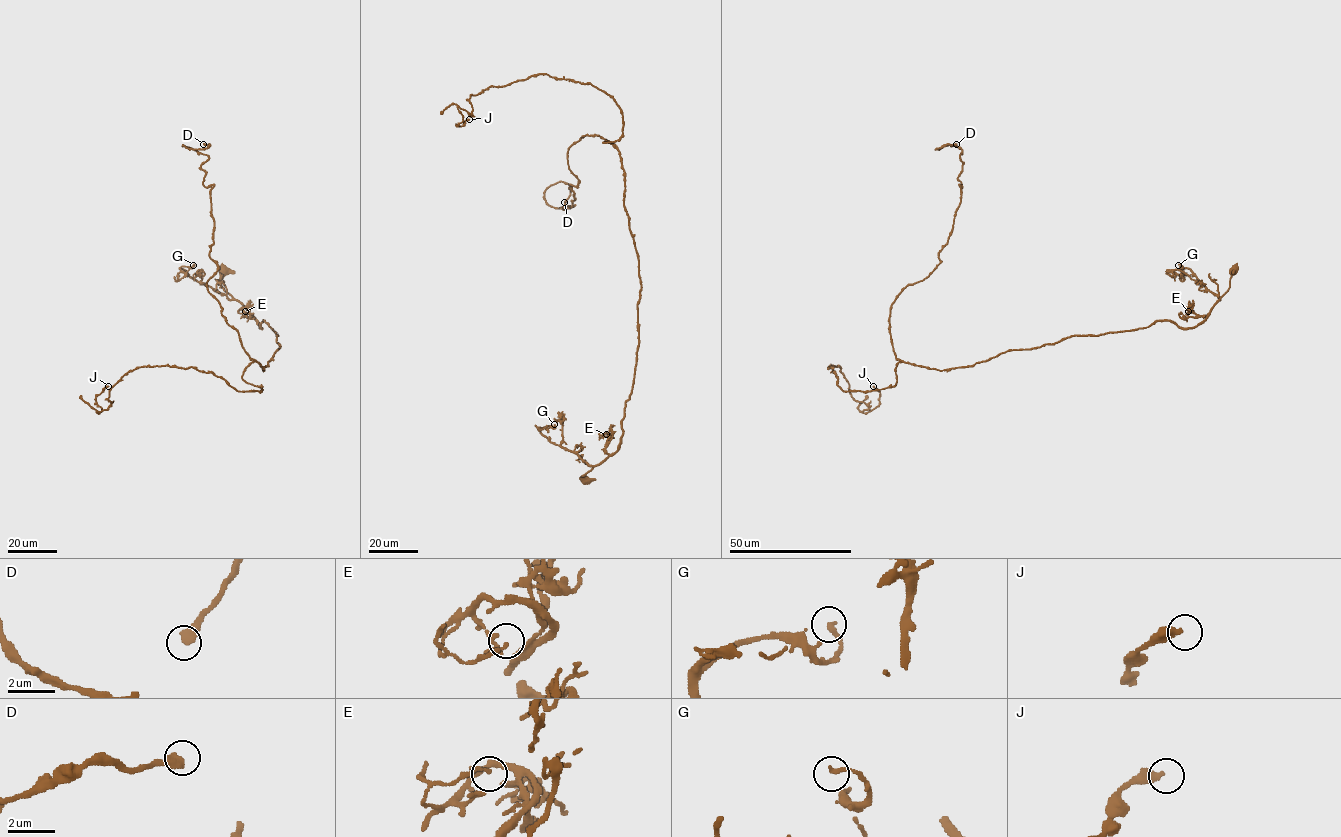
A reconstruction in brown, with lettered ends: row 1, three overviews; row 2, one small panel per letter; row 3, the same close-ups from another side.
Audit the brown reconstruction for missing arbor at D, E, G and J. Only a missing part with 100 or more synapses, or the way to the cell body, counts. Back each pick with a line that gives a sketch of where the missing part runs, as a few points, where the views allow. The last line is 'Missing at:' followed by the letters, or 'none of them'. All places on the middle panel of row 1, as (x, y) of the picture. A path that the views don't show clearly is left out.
Missing at: none of them

